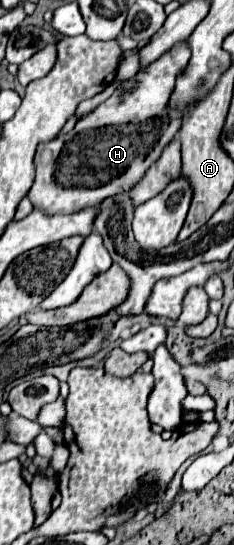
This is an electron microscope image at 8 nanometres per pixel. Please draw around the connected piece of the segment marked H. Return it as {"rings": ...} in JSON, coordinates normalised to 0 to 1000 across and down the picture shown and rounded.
{"rings":[[[778,77],[744,84],[744,92],[709,95],[692,106],[650,114],[632,121],[632,136],[598,136],[581,143],[590,154],[556,176],[521,180],[530,165],[496,165],[402,206],[342,217],[308,242],[162,268],[145,286],[154,327],[120,352],[120,363],[145,382],[171,382],[188,393],[299,393],[316,385],[342,385],[350,378],[419,378],[436,363],[504,356],[504,349],[564,345],[615,323],[641,301],[675,294],[701,268],[744,253],[769,235],[761,217],[726,217],[726,209],[709,209],[709,187],[726,180],[726,165],[744,161],[744,143],[761,139],[761,128],[778,128],[795,110],[812,110],[812,92],[795,92],[795,77]]]}

